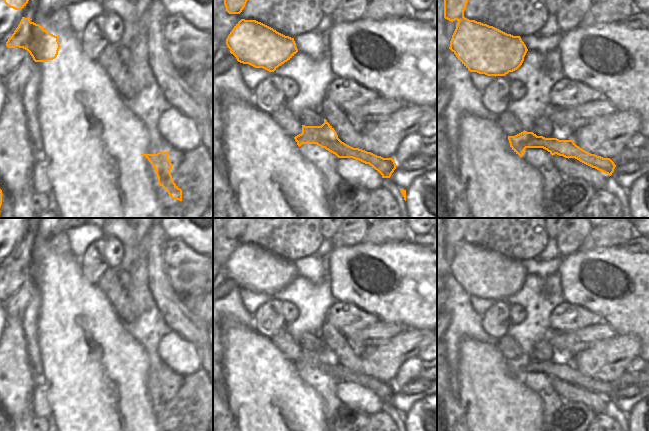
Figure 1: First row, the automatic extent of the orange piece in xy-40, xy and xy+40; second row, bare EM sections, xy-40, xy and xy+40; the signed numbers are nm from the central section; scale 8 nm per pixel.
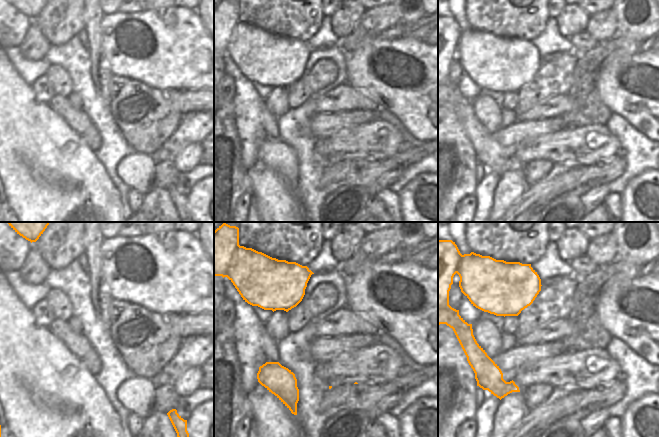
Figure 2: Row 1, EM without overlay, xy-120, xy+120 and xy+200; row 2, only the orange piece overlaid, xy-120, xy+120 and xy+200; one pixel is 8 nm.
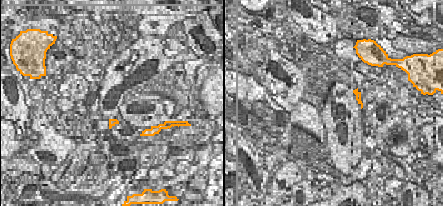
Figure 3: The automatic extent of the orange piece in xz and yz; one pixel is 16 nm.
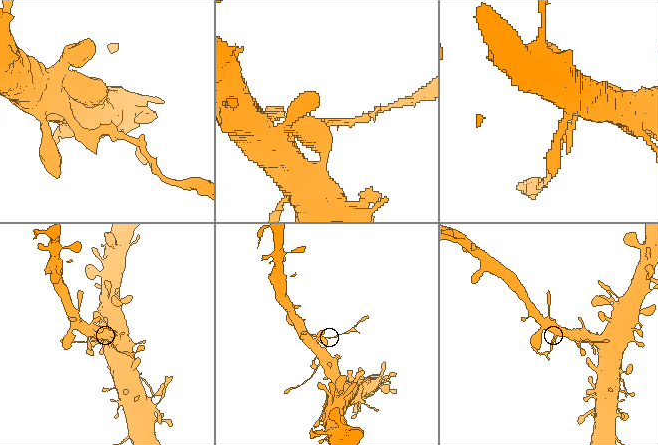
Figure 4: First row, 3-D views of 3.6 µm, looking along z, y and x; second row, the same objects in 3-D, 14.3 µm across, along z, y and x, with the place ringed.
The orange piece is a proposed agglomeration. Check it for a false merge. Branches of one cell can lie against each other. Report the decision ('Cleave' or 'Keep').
Cleave.

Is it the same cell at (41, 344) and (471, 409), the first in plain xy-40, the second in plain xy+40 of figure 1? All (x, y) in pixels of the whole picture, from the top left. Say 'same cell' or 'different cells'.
same cell

